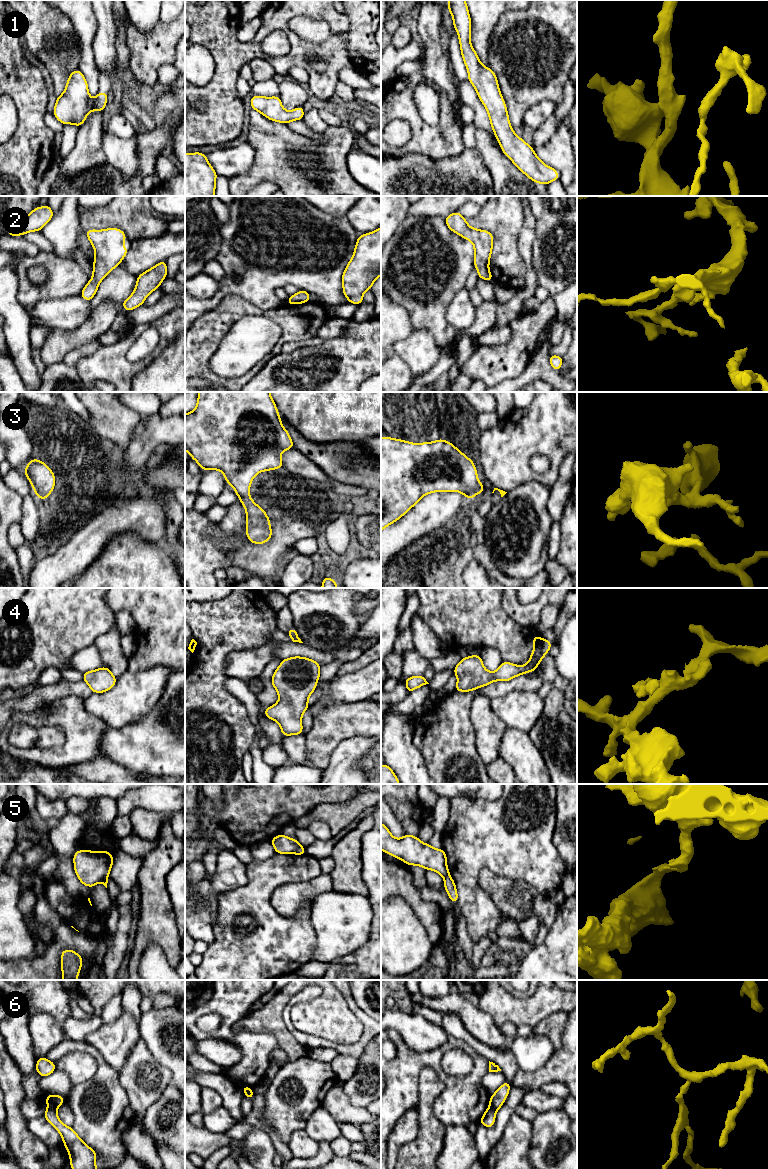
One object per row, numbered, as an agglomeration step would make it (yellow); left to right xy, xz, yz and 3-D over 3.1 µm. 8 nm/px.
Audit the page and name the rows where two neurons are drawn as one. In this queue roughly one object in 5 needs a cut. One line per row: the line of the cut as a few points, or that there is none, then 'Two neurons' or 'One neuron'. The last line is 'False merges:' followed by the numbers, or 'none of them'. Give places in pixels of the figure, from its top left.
1: No split. One neuron
2: No split. One neuron
3: No split. One neuron
4: No split. One neuron
5: Split along xz (301, 846), (294, 853). Two neurons
6: Split along xy (48, 1106), (55, 1109). Two neurons
False merges: 5, 6

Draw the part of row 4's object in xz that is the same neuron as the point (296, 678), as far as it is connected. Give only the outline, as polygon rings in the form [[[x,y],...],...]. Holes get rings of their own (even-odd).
[[[307,657],[283,659],[271,677],[279,701],[266,708],[264,715],[276,721],[282,736],[303,734],[302,714],[309,708],[308,698],[316,689],[321,665]]]

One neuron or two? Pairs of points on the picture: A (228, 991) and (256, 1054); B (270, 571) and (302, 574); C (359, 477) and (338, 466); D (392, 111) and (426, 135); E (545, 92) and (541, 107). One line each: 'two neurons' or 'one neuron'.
A: one neuron
B: two neurons
C: one neuron
D: one neuron
E: two neurons

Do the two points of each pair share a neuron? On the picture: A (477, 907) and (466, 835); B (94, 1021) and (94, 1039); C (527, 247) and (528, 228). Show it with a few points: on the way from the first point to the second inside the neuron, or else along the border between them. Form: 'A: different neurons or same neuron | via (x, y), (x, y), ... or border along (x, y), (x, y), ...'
A: same neuron | via (468, 889), (466, 881), (466, 853)
B: different neurons | border along (103, 1022), (96, 1030), (89, 1033), (83, 1039)
C: same neuron | via (527, 242), (528, 233)

